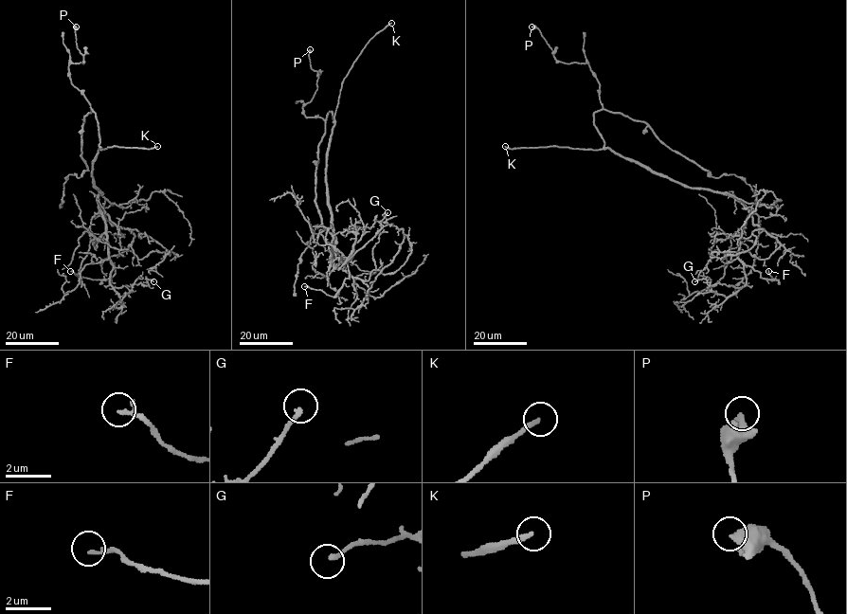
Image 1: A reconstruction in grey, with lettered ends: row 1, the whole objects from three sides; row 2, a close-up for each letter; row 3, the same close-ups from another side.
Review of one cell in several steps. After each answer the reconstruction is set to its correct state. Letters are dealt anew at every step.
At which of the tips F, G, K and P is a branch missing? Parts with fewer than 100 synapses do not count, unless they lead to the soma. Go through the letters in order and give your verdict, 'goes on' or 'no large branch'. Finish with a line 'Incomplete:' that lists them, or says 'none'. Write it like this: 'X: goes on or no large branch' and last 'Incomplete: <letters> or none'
F: no large branch
G: no large branch
K: goes on
P: no large branch
Incomplete: K

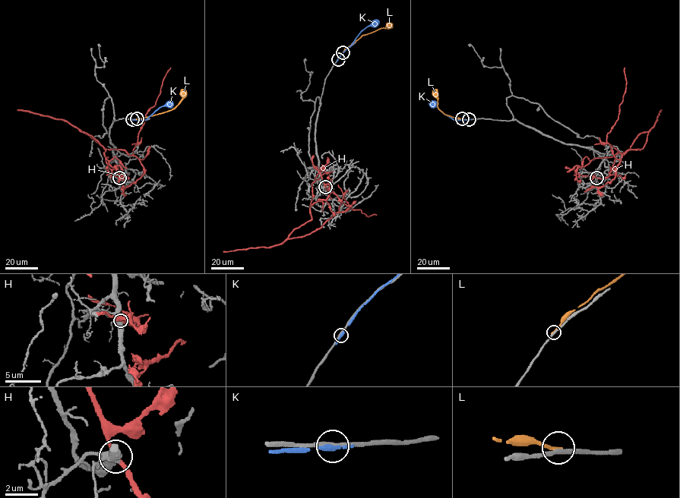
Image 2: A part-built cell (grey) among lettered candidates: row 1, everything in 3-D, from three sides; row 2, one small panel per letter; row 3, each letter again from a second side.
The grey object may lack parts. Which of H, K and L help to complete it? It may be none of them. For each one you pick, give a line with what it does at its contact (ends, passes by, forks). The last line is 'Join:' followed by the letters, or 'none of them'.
Join: none of them

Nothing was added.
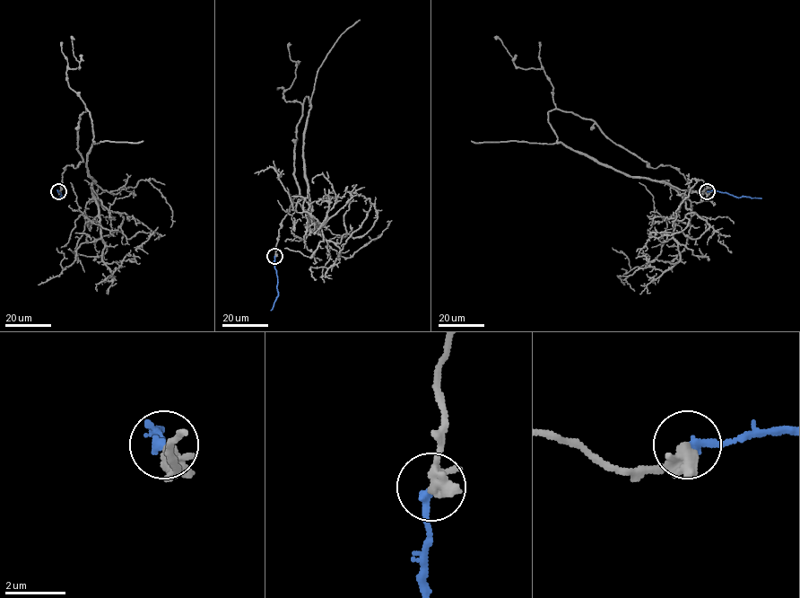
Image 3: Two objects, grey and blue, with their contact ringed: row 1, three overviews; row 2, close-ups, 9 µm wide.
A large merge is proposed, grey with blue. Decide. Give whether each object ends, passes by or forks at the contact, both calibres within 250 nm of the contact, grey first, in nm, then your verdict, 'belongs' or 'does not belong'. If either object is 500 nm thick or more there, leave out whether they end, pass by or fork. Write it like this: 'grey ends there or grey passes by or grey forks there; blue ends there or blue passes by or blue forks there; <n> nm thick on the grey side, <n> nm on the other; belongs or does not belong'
grey forks there; blue ends there; 280 nm thick on the grey side, 280 nm on the other; does not belong

